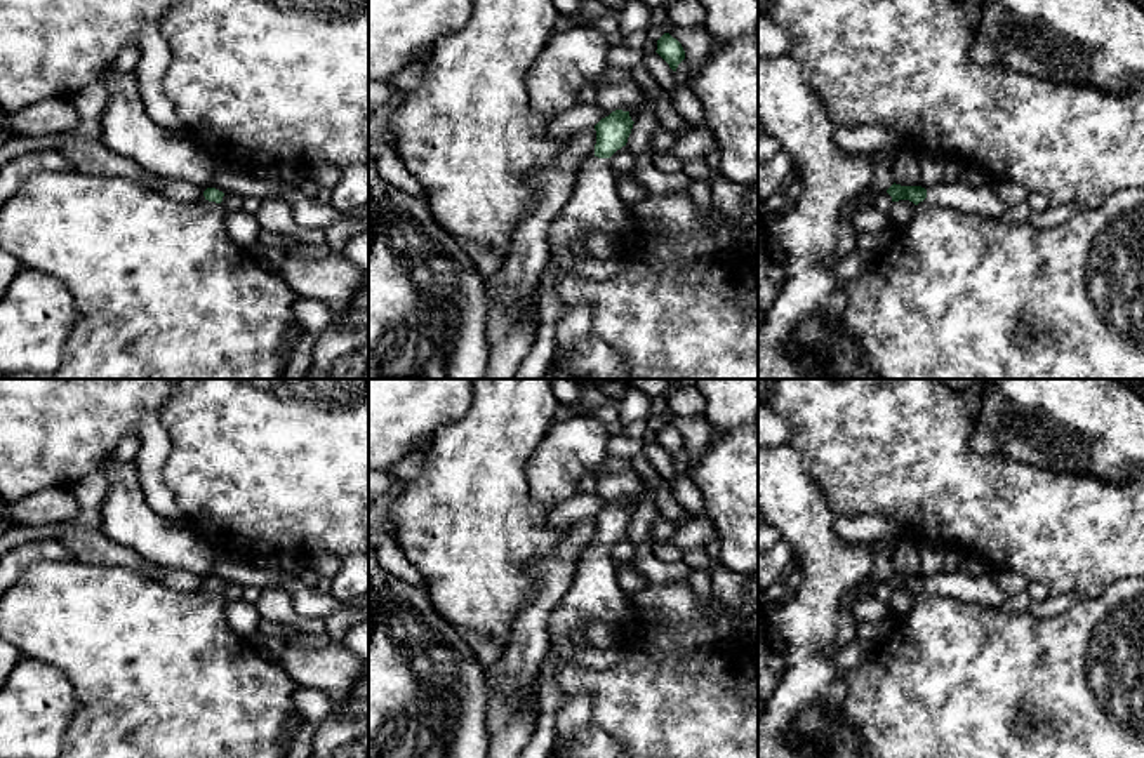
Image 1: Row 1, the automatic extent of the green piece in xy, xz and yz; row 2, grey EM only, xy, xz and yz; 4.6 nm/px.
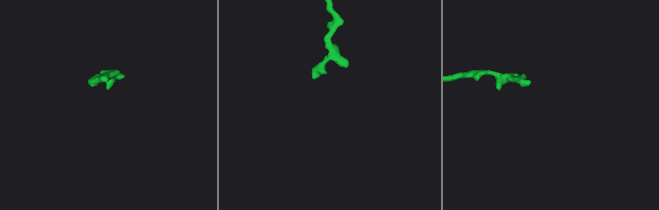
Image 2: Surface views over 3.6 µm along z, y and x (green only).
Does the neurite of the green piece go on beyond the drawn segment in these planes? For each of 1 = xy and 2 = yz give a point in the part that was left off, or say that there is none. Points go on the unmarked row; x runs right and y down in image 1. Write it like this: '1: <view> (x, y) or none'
1: none
2: yz (981, 590)

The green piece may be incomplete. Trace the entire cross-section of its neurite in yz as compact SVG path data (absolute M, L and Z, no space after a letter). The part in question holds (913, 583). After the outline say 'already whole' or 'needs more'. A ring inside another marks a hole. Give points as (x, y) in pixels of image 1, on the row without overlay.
M954 570L942 572L930 579L894 572L887 582L892 586L892 591L909 589L918 595L927 589L932 595L956 598L963 603L974 603L979 607L1001 608L1008 598L1007 593L996 584L994 572L968 575L961 570Z; needs more

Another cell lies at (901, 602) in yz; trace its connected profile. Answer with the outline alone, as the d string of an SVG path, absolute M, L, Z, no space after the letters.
M909 589L894 591L888 600L892 617L904 617L909 612L909 608L913 607L915 596L916 595Z

